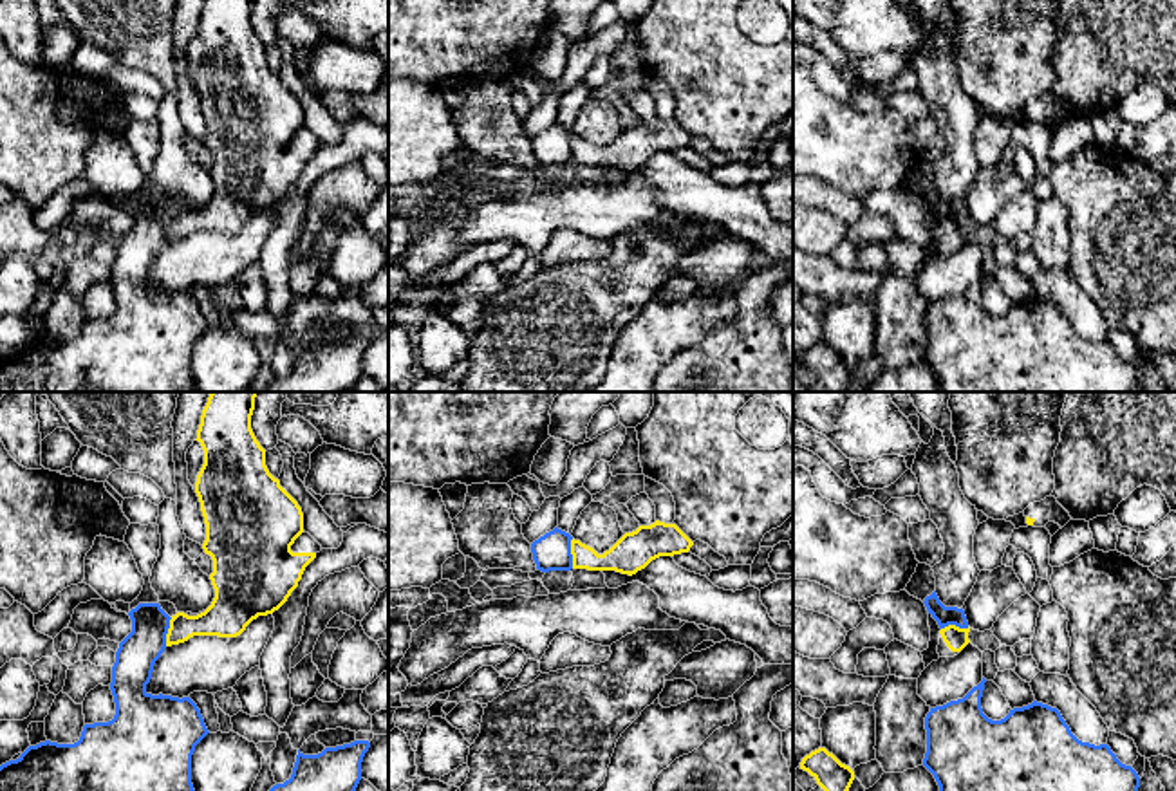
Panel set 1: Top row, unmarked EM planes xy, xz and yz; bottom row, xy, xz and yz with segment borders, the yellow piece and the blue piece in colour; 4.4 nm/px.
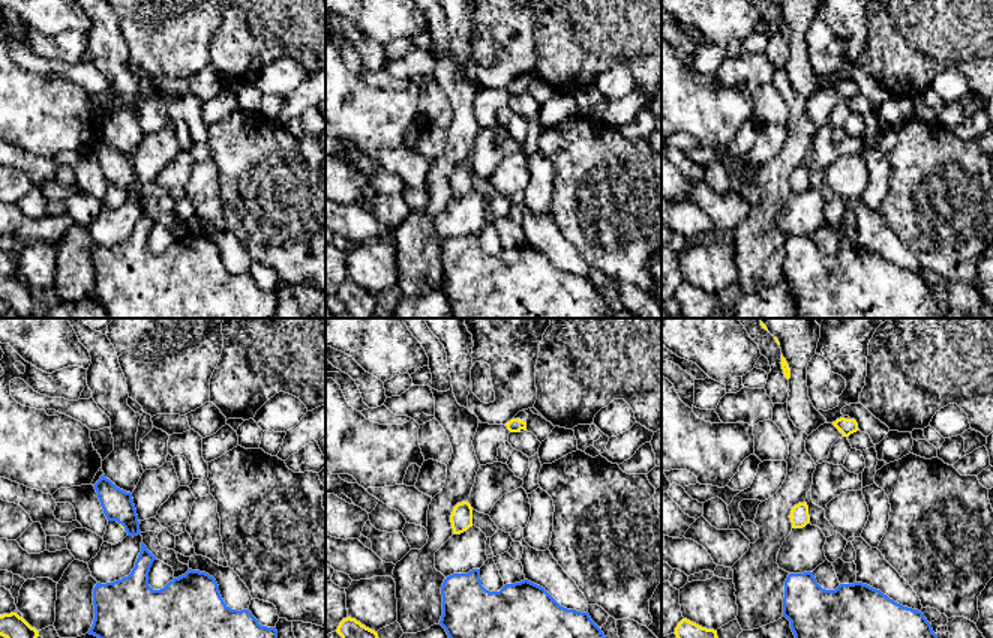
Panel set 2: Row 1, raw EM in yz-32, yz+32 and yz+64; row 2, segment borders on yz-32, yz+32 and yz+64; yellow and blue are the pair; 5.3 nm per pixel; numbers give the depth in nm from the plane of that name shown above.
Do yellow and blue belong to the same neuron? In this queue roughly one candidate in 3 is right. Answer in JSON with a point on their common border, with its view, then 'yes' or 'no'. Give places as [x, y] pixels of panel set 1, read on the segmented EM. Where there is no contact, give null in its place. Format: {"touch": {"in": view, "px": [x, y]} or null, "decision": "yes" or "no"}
{"touch": {"in": "xz", "px": [571, 553]}, "decision": "no"}

